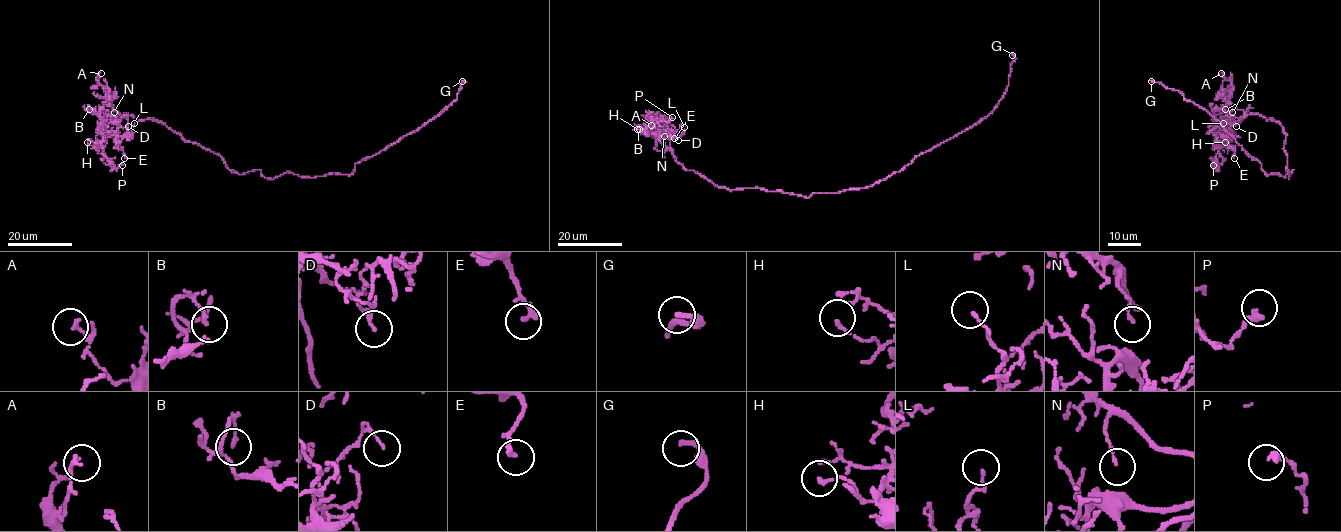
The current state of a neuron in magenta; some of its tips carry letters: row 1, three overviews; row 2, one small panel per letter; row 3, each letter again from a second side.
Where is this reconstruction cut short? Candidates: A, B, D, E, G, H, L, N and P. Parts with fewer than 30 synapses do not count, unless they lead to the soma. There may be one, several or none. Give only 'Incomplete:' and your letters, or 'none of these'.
Incomplete: G

